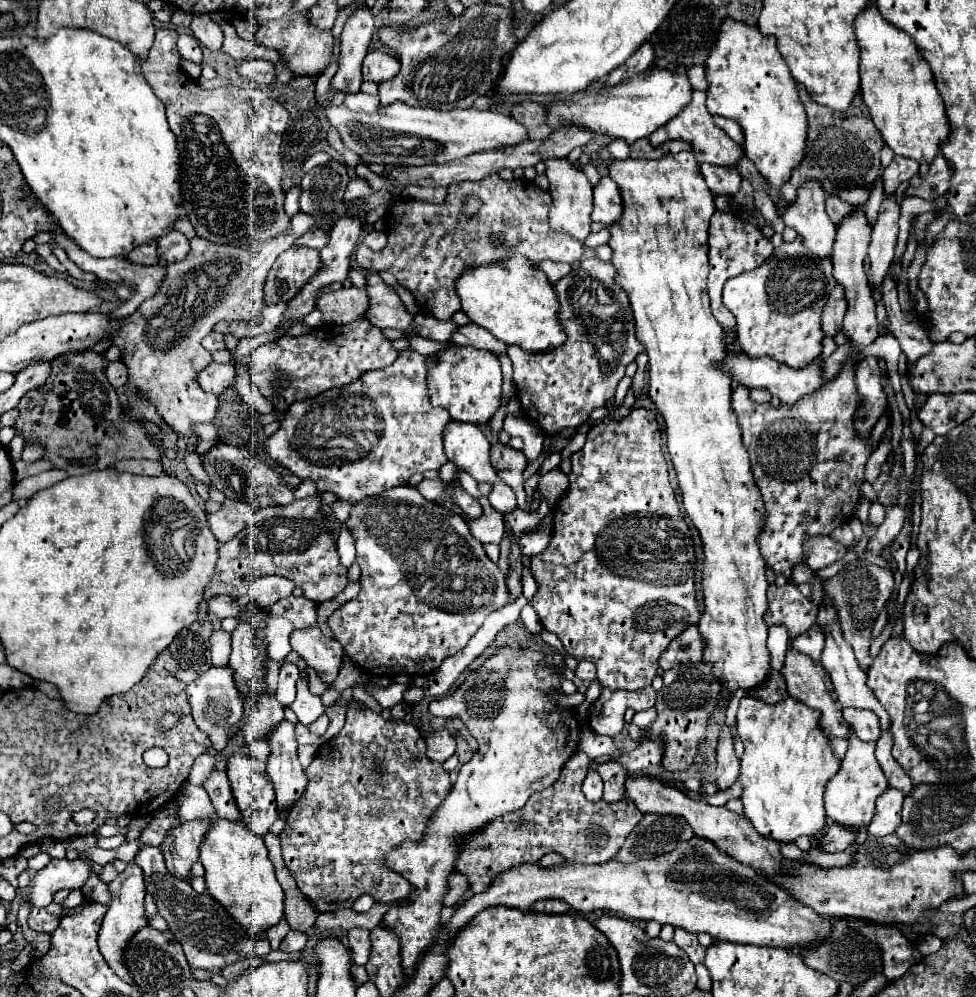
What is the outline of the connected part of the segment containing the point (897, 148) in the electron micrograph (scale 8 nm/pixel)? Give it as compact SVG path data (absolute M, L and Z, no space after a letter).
M869 2L869 6L857 14L855 38L861 50L861 96L885 144L899 156L931 164L939 154L941 140L949 134L949 124L929 64L921 58L913 40L881 16L875 2Z

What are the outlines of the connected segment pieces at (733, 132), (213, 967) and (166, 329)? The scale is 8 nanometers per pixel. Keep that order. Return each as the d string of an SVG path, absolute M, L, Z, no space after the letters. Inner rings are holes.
M715 118L715 124L719 124L735 142L739 142L739 146L743 146L745 138L741 134L741 126L737 126L737 122L729 122L727 118Z
M151 846L141 848L135 856L135 862L145 870L143 874L145 874L147 894L155 898L159 914L169 924L175 940L183 946L183 952L191 968L217 972L227 964L253 956L253 942L249 932L243 926L239 926L207 890L203 894L197 894L191 888L189 880L173 878L173 874L169 874L169 870L165 868L165 860L159 848L151 848ZM167 878L171 878L171 882Z
M297 212L285 232L255 246L221 246L205 238L193 238L187 258L167 264L167 274L157 294L125 318L113 344L121 350L129 370L129 384L153 402L175 434L197 438L193 424L213 422L217 414L217 396L207 394L197 382L197 374L213 362L201 340L219 320L261 320L263 282L273 260L307 230L317 228L317 222L317 216Z

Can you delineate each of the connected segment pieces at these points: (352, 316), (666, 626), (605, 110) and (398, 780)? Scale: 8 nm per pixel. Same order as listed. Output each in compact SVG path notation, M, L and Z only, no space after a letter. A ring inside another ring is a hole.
M341 288L317 298L317 308L327 324L349 324L367 310L367 292L363 288Z
M633 408L625 418L593 424L585 446L571 456L571 466L569 490L553 510L553 538L541 554L529 560L539 586L531 606L543 628L561 640L567 654L597 666L601 686L641 690L651 686L659 668L657 660L669 642L685 626L701 620L695 590L695 544L669 482L655 412Z
M657 68L649 76L639 74L629 82L621 82L607 94L601 94L601 86L587 90L579 100L555 102L549 108L549 122L553 128L559 124L577 122L591 128L595 134L609 134L613 138L625 138L633 144L639 138L647 138L651 132L667 124L687 102L691 100L691 86L683 74Z
M351 700L347 704L347 716L345 716L345 726L341 728L341 732L319 746L319 752L315 756L315 760L309 764L309 768L305 768L305 774L309 778L307 790L305 794L297 800L297 804L293 806L293 810L289 812L287 820L285 820L285 828L281 832L281 850L283 850L283 862L289 868L289 872L293 874L301 894L313 904L313 908L317 912L331 912L331 910L339 910L339 908L351 908L353 902L361 896L361 894L371 894L375 898L375 902L395 902L395 900L403 900L413 892L413 886L409 884L409 880L405 880L401 874L389 870L389 866L385 866L385 856L391 850L397 850L403 842L421 842L425 838L431 814L435 814L435 810L441 806L441 802L447 798L449 790L451 790L451 780L449 774L443 770L443 766L439 762L431 762L425 754L425 738L421 732L417 732L417 728L413 724L405 724L405 722L391 722L385 720L379 712L373 712L371 708L367 708L363 702ZM375 762L379 762L381 772L377 772Z

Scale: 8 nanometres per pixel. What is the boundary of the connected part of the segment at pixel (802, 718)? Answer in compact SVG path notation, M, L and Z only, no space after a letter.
M743 696L737 712L737 734L745 744L745 754L741 758L739 782L743 786L743 810L761 836L769 836L779 842L795 842L797 836L813 836L825 826L823 794L827 782L837 774L841 758L835 756L831 748L829 734L823 732L819 724L821 712L809 708L807 704L787 696L777 704L765 704L759 698Z

